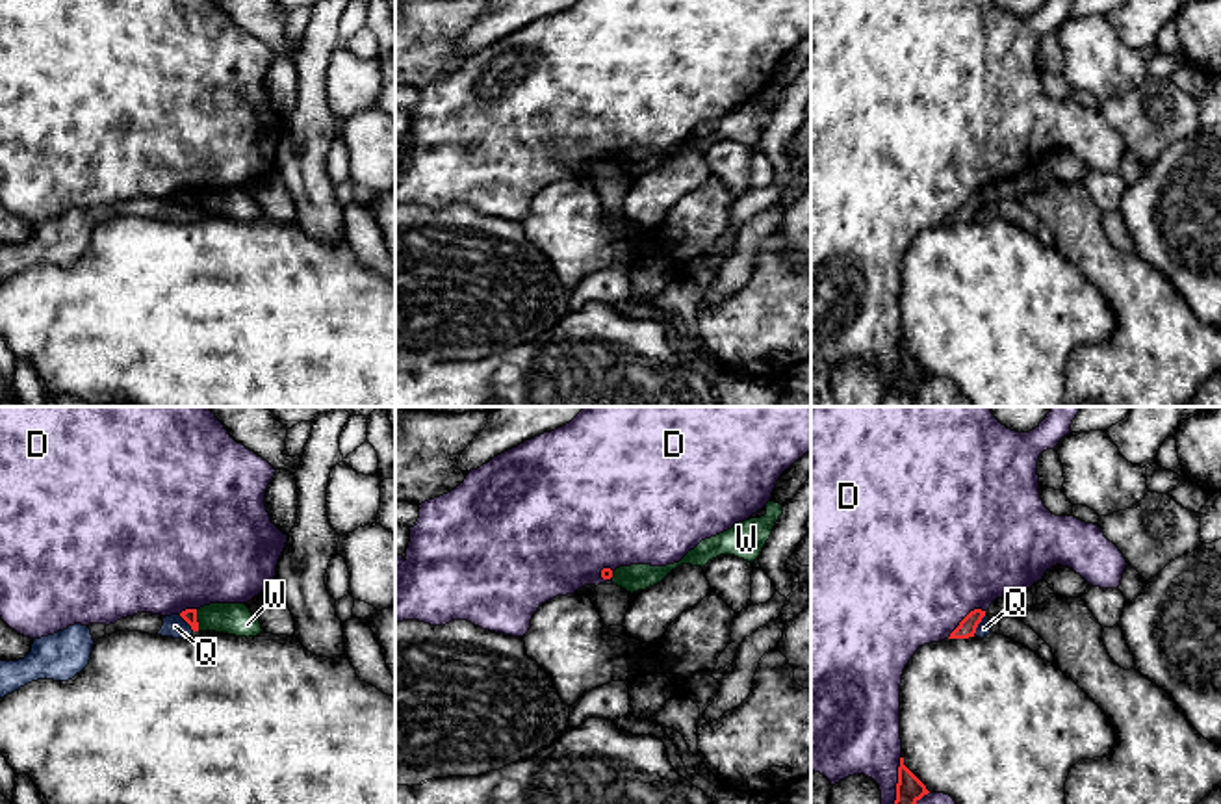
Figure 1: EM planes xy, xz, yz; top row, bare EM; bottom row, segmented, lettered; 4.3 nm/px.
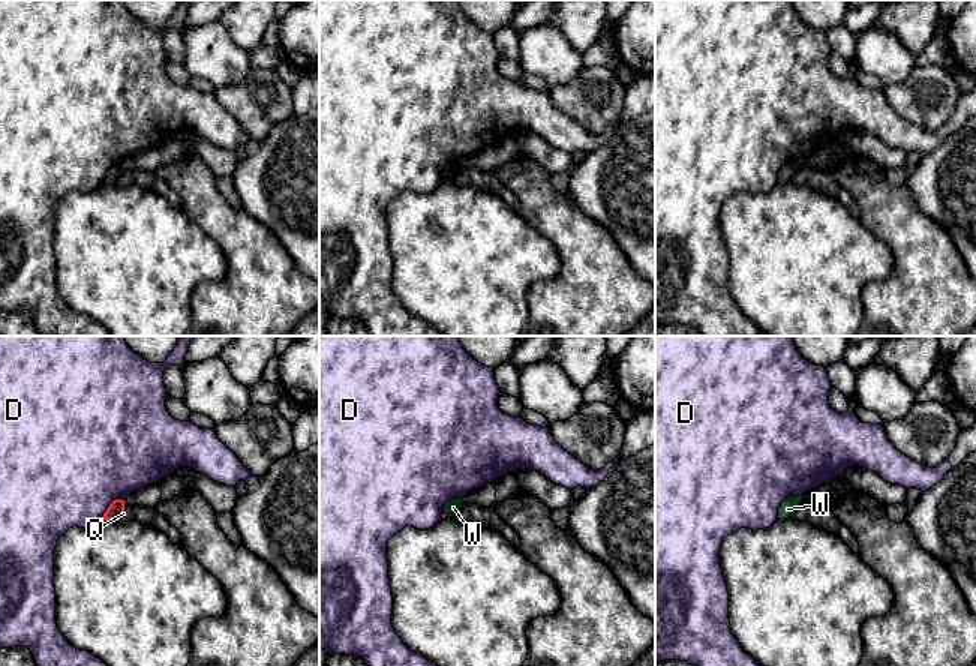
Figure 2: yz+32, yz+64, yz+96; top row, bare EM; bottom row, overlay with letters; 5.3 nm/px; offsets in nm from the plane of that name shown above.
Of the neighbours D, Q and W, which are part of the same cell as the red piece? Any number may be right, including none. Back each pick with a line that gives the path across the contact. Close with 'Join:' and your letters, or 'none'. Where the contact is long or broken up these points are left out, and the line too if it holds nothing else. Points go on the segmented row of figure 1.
Join: none

